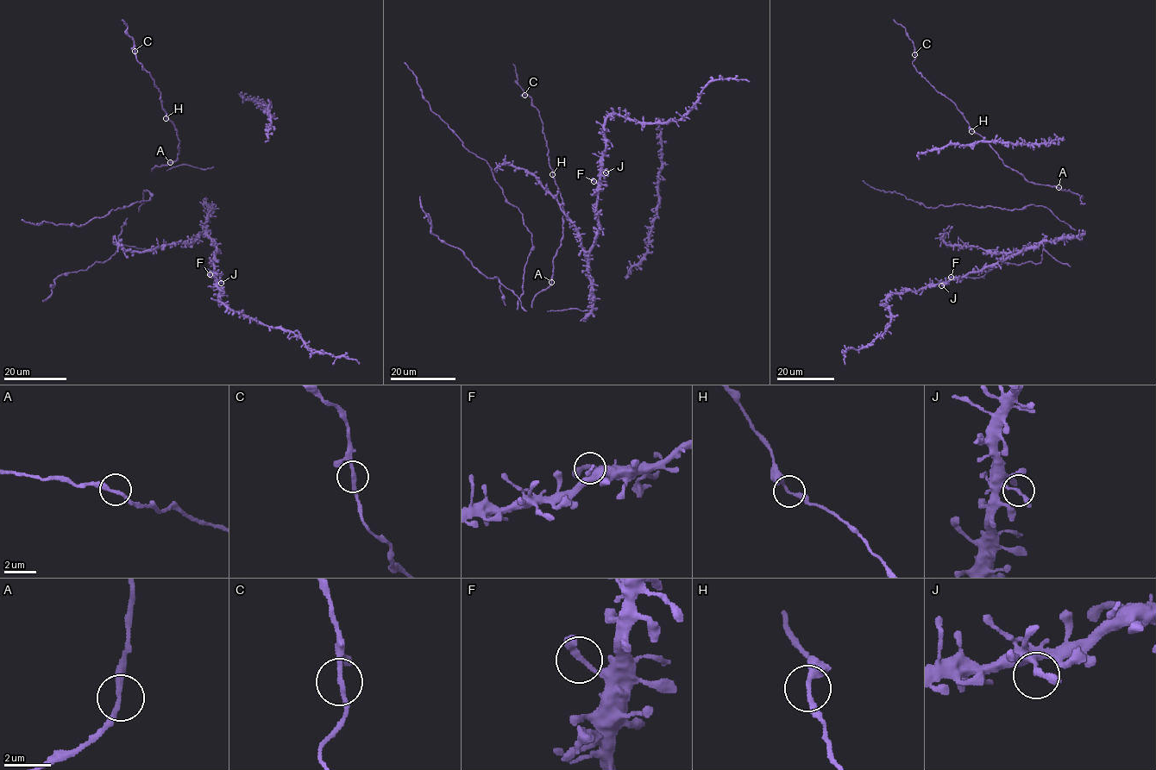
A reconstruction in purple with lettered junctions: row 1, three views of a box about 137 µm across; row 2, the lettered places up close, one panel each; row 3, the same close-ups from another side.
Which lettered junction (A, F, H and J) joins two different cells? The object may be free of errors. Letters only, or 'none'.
none

